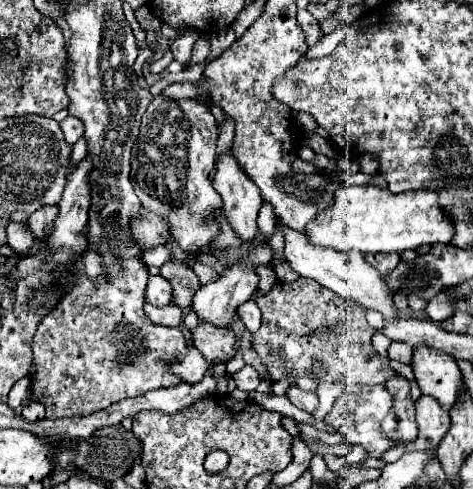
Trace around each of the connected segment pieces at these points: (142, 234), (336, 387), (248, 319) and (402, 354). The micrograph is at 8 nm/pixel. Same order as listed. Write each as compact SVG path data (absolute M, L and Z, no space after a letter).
M141 211L139 215L131 217L129 237L139 249L139 259L143 259L147 249L165 245L167 239L171 239L171 225L167 217L159 217L153 211Z
M340 382L335 383L322 383L317 388L319 395L318 408L312 413L312 416L317 420L323 420L337 398L341 395L344 385Z
M253 299L243 303L238 309L238 314L245 324L247 330L254 334L261 325L262 315Z
M391 343L389 349L387 349L387 355L389 355L389 359L401 361L401 363L411 363L411 361L409 361L409 357L411 357L411 347L409 347L409 345Z

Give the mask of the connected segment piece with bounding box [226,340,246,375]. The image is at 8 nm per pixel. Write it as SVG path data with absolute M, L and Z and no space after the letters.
M239 340L236 341L235 348L237 350L236 356L226 363L226 371L228 373L231 373L231 375L235 374L237 371L239 371L246 365L243 359L242 352L240 350Z

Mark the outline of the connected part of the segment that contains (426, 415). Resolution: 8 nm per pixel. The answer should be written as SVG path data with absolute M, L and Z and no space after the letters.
M421 395L417 399L417 427L419 435L407 449L435 449L449 431L449 413L431 395Z

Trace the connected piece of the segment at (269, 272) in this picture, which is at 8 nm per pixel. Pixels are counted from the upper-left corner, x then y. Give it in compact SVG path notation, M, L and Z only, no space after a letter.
M261 265L261 267L257 269L257 273L259 273L259 283L257 284L256 294L251 298L265 295L277 282L275 271L273 271L273 269L267 269L265 265Z

